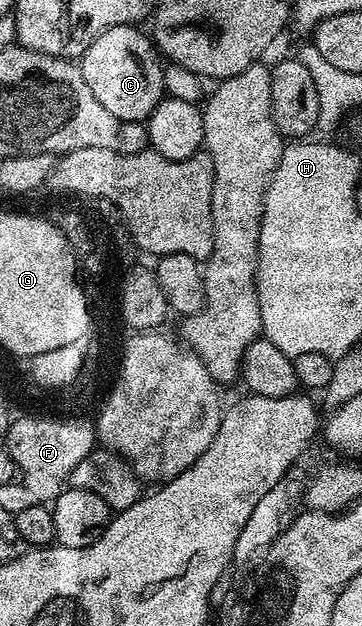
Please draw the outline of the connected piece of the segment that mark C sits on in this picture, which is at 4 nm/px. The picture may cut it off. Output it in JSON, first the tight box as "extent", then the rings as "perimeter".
{"extent":[80,25,164,122],"perimeter":[[[137,25],[117,26],[100,32],[94,37],[89,48],[82,53],[80,69],[84,76],[84,84],[88,84],[88,88],[92,88],[92,96],[96,96],[96,100],[100,100],[100,104],[104,104],[104,108],[108,108],[108,112],[112,112],[112,116],[116,116],[120,120],[146,122],[150,113],[164,97],[162,88],[164,62],[153,41],[147,35],[145,38],[138,29]]]}

